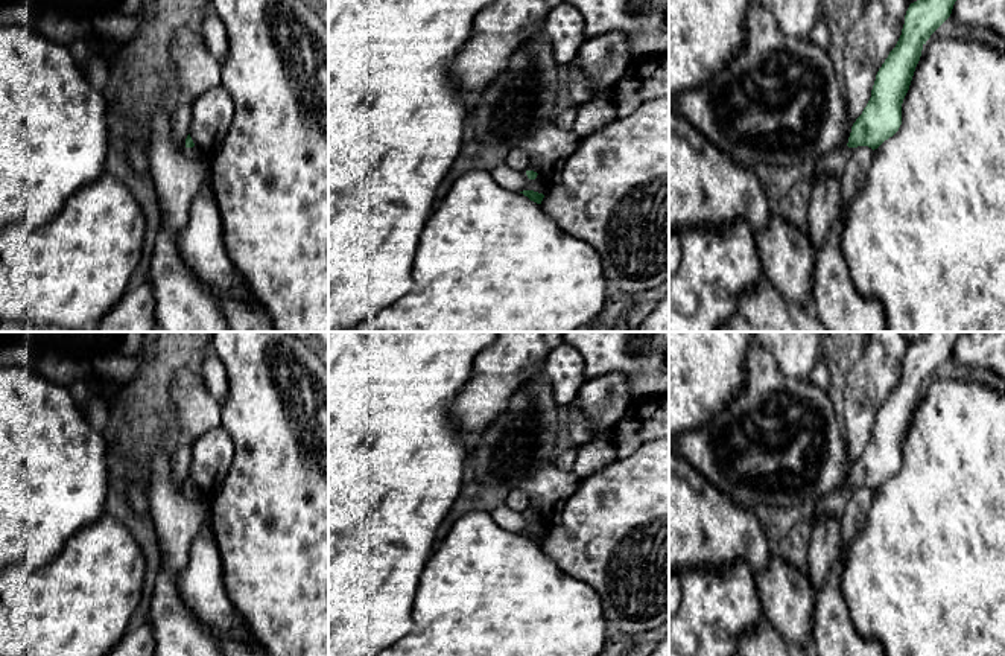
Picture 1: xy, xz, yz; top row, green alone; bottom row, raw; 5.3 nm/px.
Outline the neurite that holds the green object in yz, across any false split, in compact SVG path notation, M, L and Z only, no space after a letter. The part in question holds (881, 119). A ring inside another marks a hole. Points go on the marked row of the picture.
M917 0L909 5L905 15L902 35L876 75L871 97L862 114L853 123L848 143L830 151L815 161L812 170L812 187L826 175L841 180L853 148L868 146L874 151L899 131L902 125L902 103L909 90L923 46L930 35L950 17L955 2L956 0Z

